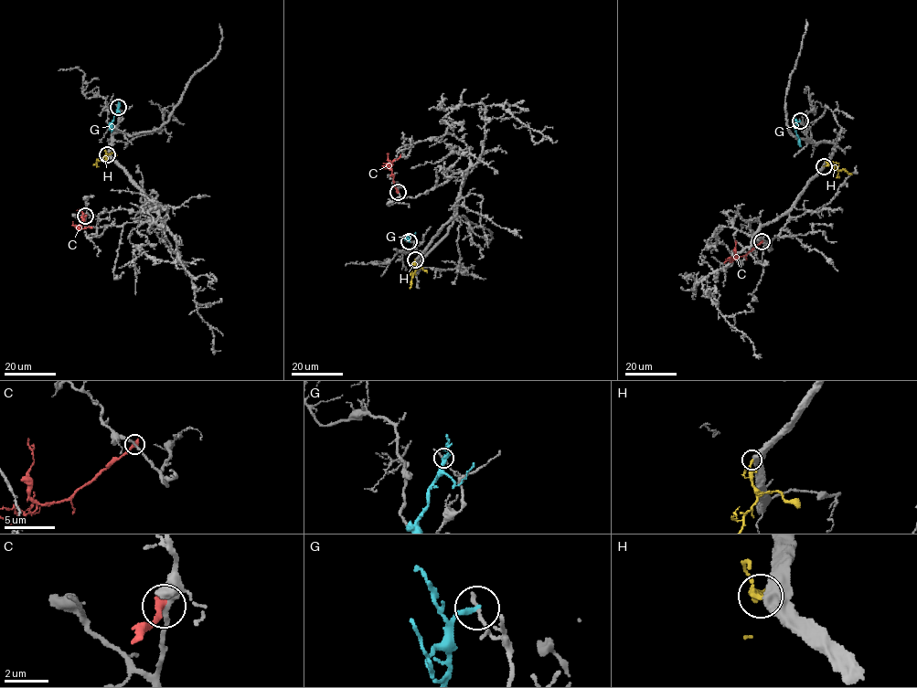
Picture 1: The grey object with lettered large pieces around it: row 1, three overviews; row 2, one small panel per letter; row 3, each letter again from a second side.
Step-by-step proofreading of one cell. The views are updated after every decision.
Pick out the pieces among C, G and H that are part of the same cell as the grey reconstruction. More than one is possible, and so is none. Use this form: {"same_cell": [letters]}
{"same_cell": []}

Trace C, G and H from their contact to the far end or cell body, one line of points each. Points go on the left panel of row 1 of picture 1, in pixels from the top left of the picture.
C: (85, 216), (78, 227), (92, 227)
G: (117, 107), (111, 131)
H: (107, 154), (93, 165)

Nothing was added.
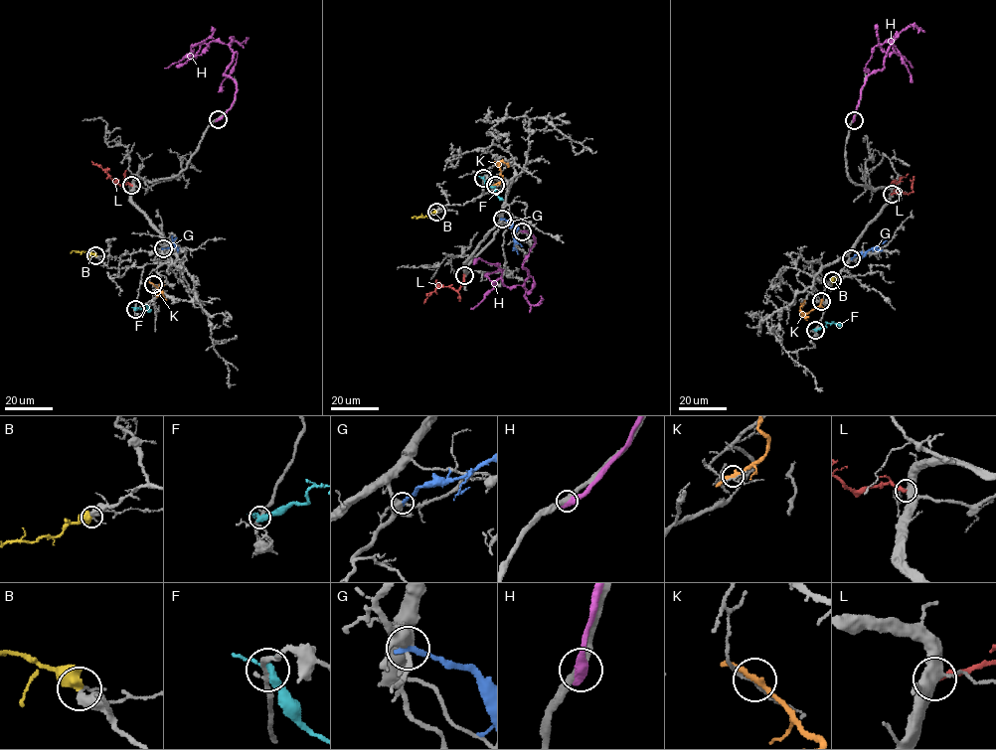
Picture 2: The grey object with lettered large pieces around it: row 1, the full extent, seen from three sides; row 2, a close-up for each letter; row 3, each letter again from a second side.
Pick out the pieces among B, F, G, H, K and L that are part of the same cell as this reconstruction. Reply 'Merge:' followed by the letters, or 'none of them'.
Merge: B

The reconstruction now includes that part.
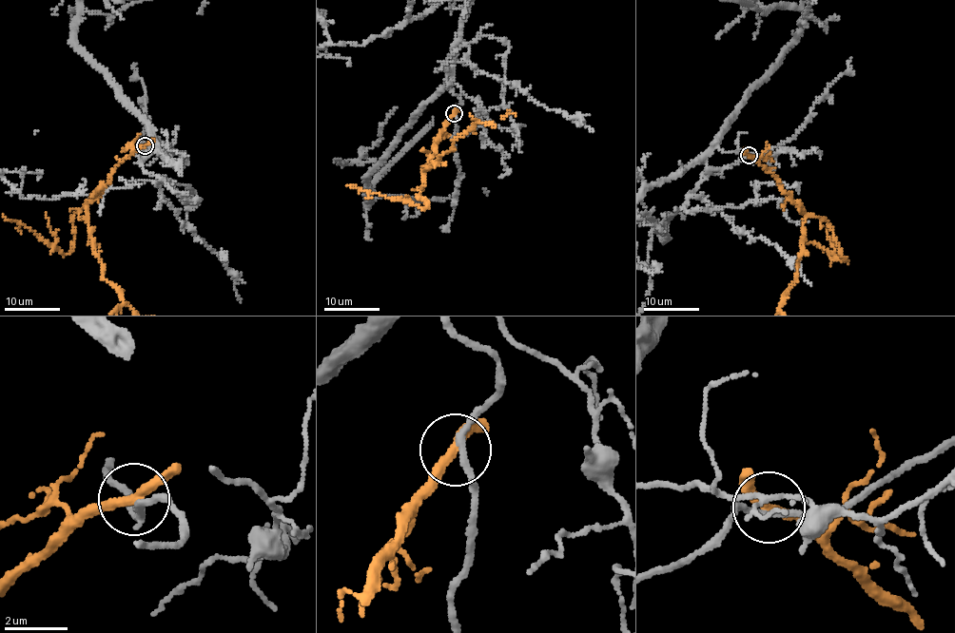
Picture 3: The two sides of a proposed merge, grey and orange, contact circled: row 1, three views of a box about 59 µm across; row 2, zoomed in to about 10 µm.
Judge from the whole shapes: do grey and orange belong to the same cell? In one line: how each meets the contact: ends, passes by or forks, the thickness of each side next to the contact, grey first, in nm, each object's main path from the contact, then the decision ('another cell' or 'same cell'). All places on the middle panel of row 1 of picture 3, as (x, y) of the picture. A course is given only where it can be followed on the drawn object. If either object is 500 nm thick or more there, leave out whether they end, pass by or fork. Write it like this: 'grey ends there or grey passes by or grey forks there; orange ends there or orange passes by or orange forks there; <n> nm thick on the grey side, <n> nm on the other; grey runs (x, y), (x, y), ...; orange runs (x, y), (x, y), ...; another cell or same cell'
grey passes by; orange passes by; 190 nm thick on the grey side, 280 nm on the other; another cell

